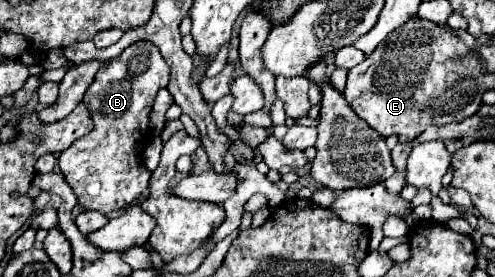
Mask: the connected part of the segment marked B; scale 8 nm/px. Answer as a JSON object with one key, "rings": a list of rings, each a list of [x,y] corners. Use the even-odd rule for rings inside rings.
{"rings":[[[137,41],[133,45],[129,45],[119,57],[107,61],[95,75],[95,81],[89,85],[89,89],[85,91],[83,103],[91,113],[91,119],[95,123],[93,131],[85,137],[81,137],[79,141],[75,141],[69,149],[65,149],[59,155],[59,169],[65,177],[65,181],[69,183],[69,187],[73,189],[79,205],[87,211],[99,211],[103,215],[115,211],[115,209],[123,209],[129,207],[133,203],[139,201],[141,193],[147,189],[151,173],[149,169],[143,165],[143,149],[147,143],[147,137],[151,137],[151,127],[149,127],[149,115],[151,115],[151,107],[155,101],[155,95],[159,89],[167,87],[169,83],[169,69],[167,69],[167,61],[163,61],[159,49],[155,49],[155,45],[151,41]]]}

